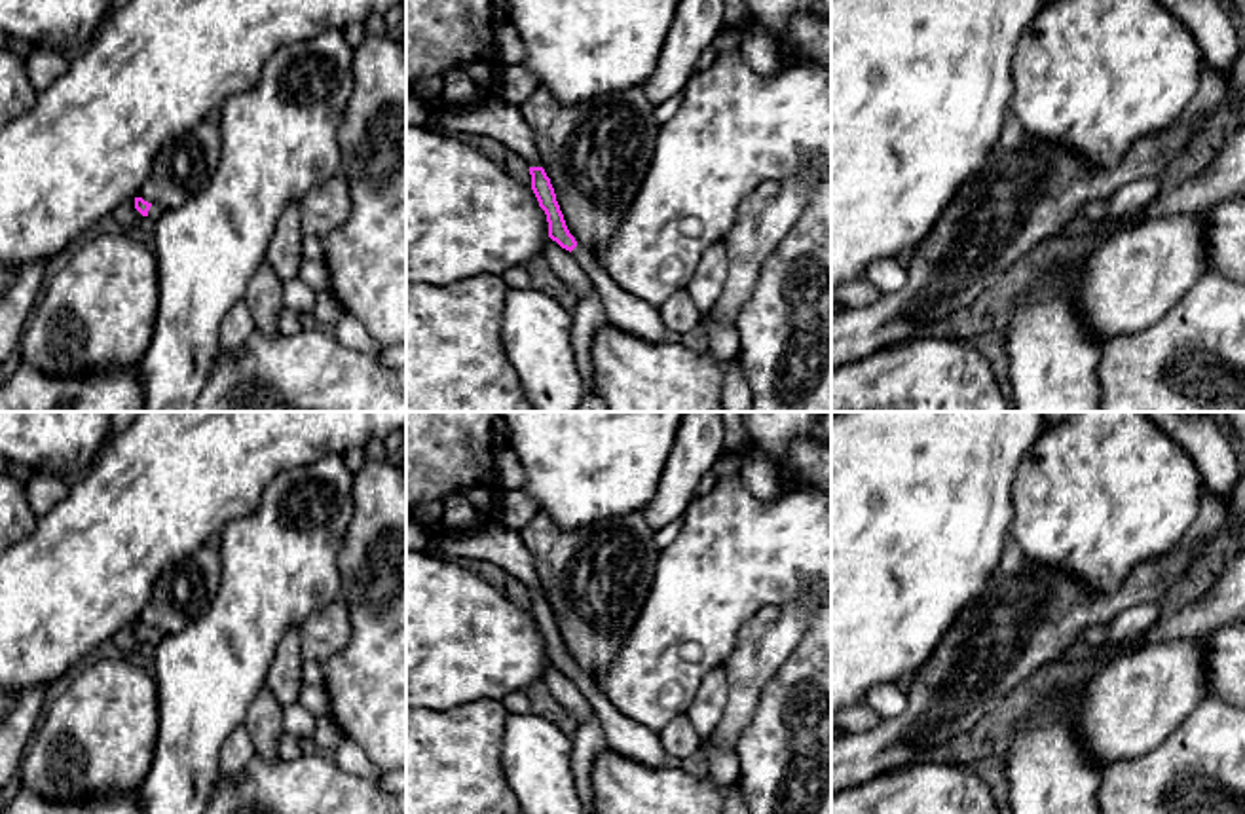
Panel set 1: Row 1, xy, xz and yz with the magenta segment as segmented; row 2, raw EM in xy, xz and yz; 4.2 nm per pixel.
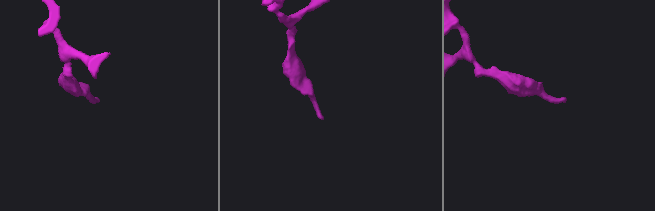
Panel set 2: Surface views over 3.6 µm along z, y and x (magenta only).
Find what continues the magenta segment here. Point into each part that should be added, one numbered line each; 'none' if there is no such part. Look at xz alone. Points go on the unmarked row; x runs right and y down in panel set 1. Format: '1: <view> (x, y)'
1: xz (629, 739)

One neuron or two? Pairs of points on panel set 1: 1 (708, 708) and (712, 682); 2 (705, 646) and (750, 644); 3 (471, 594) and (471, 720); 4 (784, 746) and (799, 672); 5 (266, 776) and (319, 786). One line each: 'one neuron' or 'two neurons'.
1: one neuron
2: two neurons
3: two neurons
4: one neuron
5: one neuron

